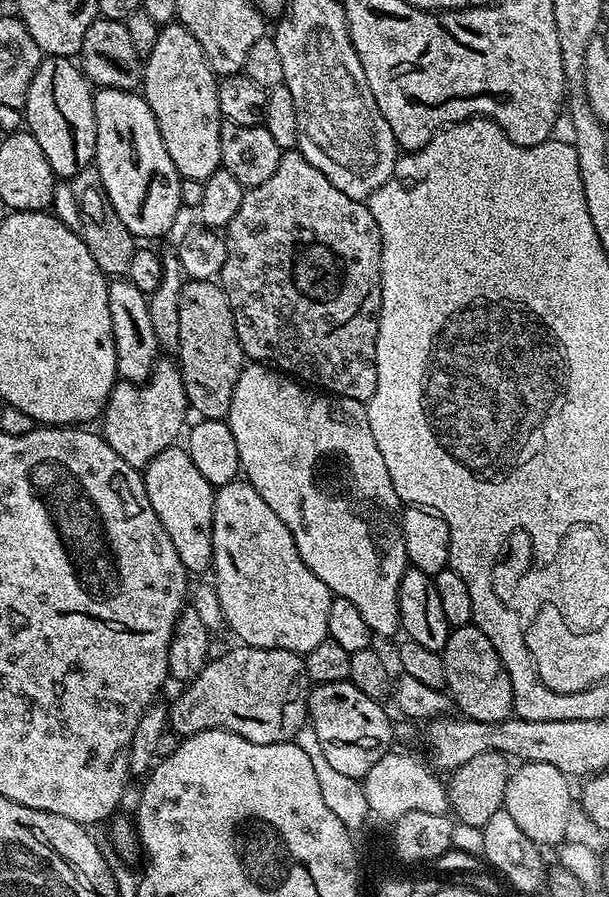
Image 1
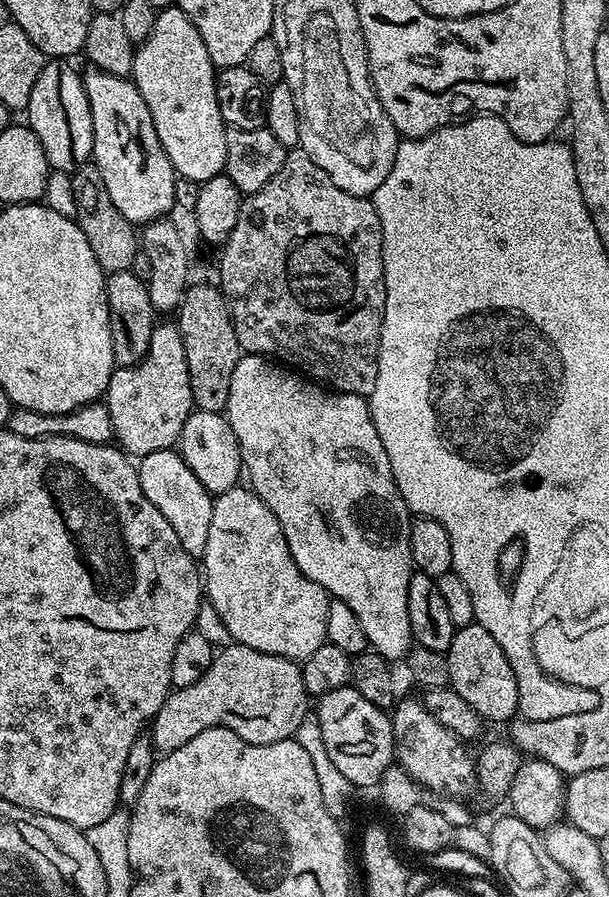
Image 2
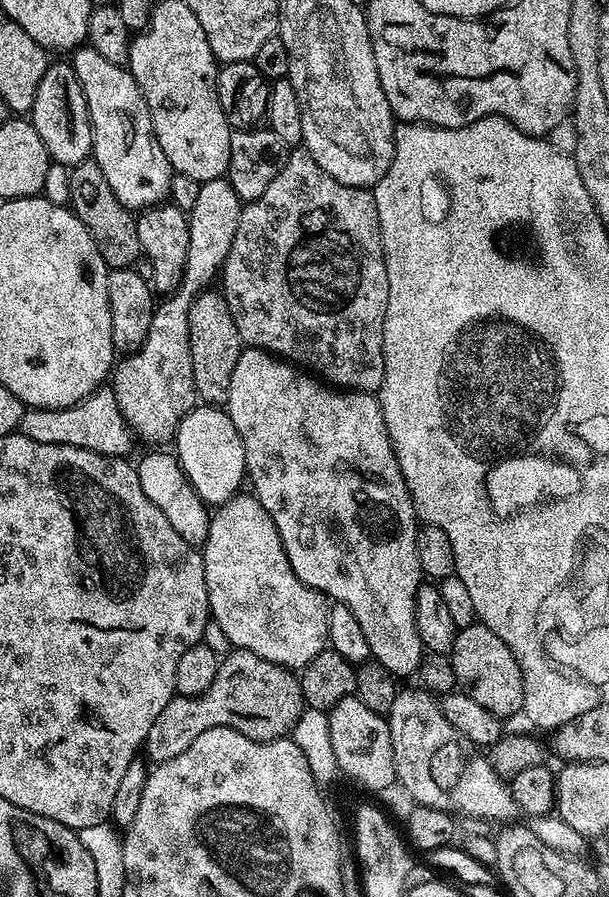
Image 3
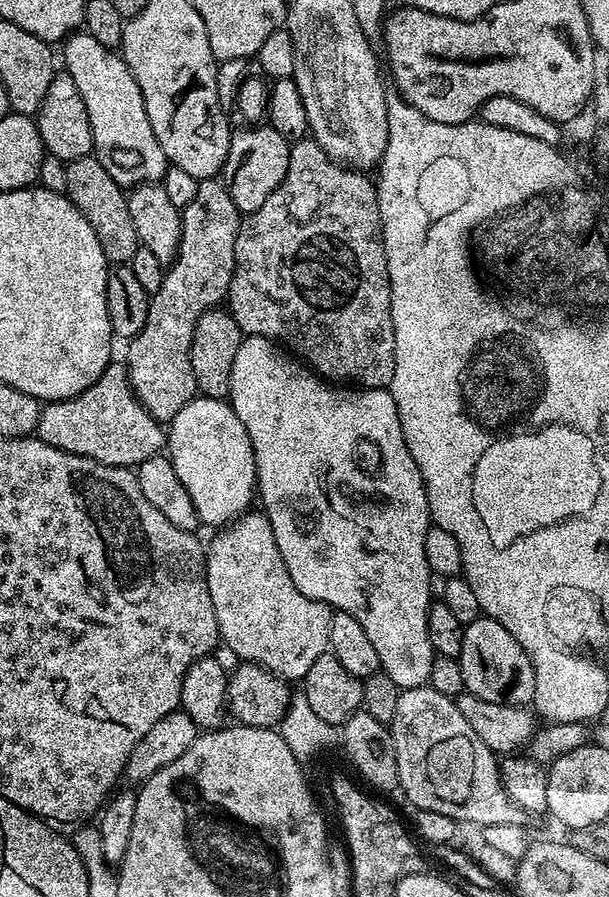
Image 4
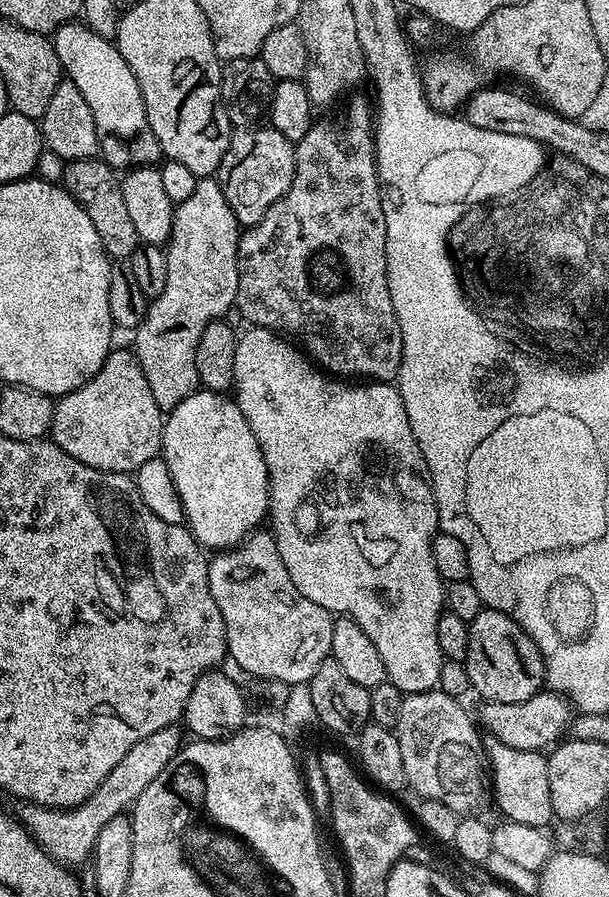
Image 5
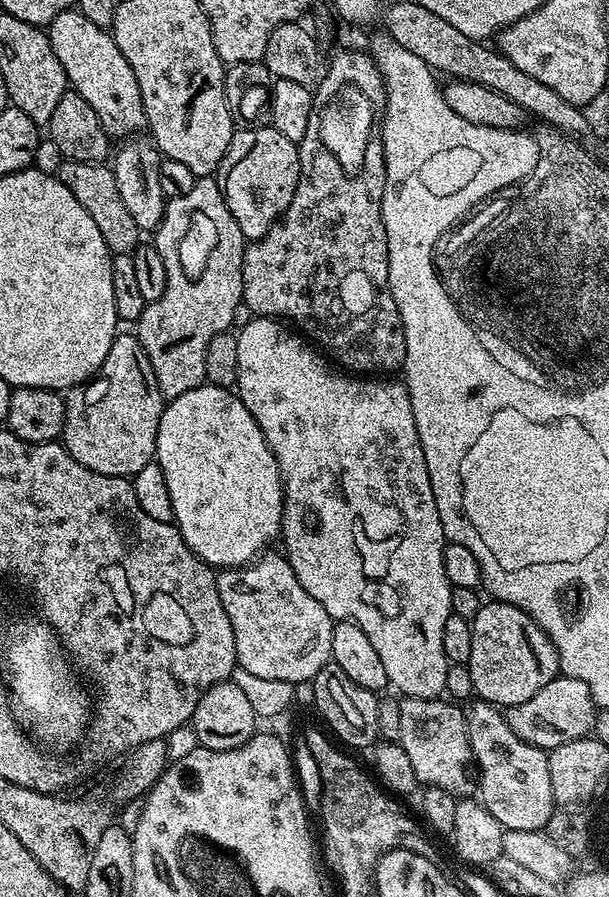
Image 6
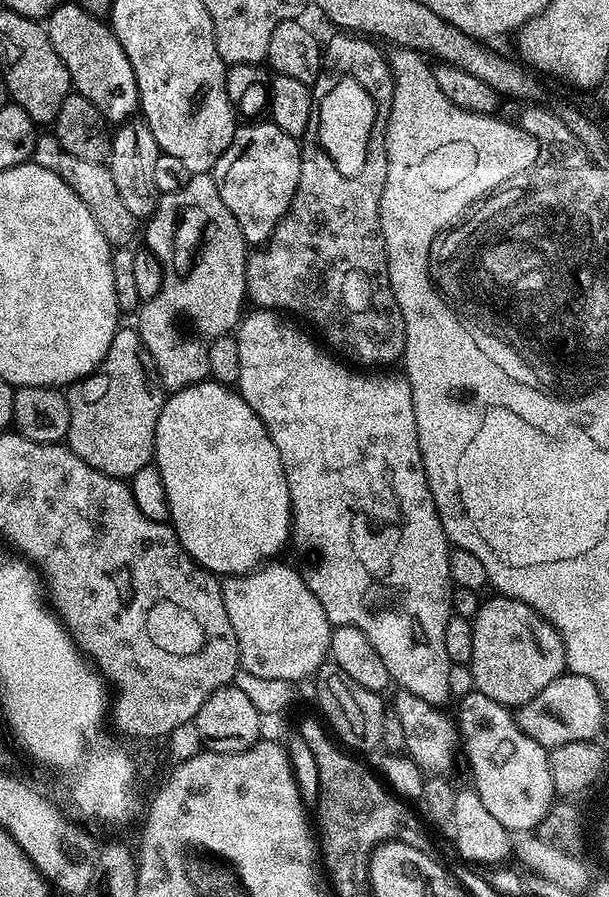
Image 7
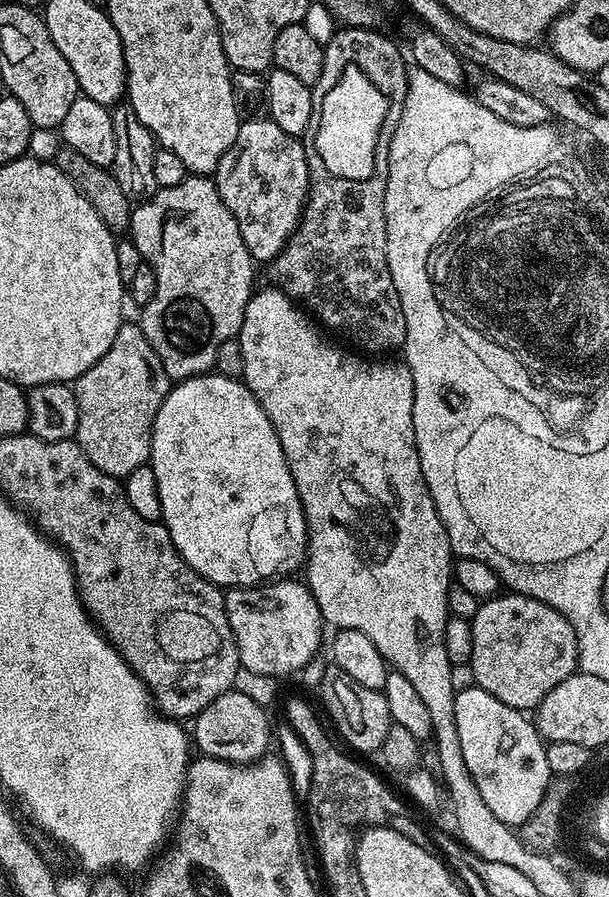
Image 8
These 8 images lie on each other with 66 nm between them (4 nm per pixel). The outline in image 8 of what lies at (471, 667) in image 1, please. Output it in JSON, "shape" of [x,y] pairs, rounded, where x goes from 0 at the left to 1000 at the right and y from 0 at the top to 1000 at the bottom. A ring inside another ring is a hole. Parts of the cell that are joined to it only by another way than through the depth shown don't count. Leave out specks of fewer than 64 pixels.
{"shape":[[[836,659],[816,662],[805,669],[793,670],[772,692],[778,707],[778,729],[773,742],[782,757],[780,766],[798,769],[818,778],[818,783],[831,783],[831,787],[856,792],[877,792],[929,756],[947,748],[949,716],[943,698],[916,680],[897,676],[897,671],[883,671],[869,664],[856,664],[852,660]]]}

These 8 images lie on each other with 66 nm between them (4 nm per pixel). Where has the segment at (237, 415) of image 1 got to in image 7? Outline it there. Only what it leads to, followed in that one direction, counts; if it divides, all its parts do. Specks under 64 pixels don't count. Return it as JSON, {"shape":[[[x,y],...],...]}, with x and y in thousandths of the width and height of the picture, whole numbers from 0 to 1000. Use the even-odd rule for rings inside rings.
{"shape":[[[414,346],[414,349],[411,348],[396,356],[384,370],[391,381],[391,436],[394,443],[411,453],[411,457],[417,457],[417,462],[424,462],[424,466],[437,475],[450,497],[456,497],[456,506],[463,511],[479,561],[476,602],[481,608],[486,605],[486,615],[499,628],[496,641],[502,653],[509,653],[516,667],[529,671],[529,680],[535,680],[535,689],[547,698],[581,698],[594,702],[601,711],[608,711],[616,727],[627,734],[644,763],[652,768],[686,774],[693,783],[729,787],[729,784],[737,784],[744,779],[739,774],[739,747],[744,741],[732,729],[732,693],[745,685],[742,680],[745,652],[739,644],[739,622],[736,621],[739,608],[726,582],[719,577],[713,555],[706,551],[706,542],[693,515],[693,502],[686,497],[686,475],[680,470],[680,444],[673,426],[662,417],[635,419],[631,416],[635,414],[624,412],[619,414],[624,416],[616,419],[611,416],[616,414],[586,412],[573,408],[563,400],[553,399],[544,391],[527,387],[524,382],[519,385],[496,367],[484,366],[478,361],[481,360],[478,356],[465,357],[460,353],[465,351],[458,347]]]}

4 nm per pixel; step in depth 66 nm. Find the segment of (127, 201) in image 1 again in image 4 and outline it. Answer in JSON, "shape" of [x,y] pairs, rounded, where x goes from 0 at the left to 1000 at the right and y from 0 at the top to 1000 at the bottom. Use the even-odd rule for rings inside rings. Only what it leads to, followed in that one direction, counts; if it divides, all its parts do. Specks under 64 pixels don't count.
{"shape":[[[141,33],[120,36],[103,46],[103,54],[103,79],[122,87],[122,96],[128,96],[135,114],[141,114],[158,178],[174,185],[181,198],[187,198],[187,203],[194,203],[205,212],[268,202],[269,191],[279,184],[273,172],[266,172],[266,163],[259,163],[259,154],[253,154],[246,132],[240,132],[233,100],[227,100],[227,91],[220,91],[220,82],[213,82],[202,61],[167,51],[167,47],[161,47],[161,42]]]}

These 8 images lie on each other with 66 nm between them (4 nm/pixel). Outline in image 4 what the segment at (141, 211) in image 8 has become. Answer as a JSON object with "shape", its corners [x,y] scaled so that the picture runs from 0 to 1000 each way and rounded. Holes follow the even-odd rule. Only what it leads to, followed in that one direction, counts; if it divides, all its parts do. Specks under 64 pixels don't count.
{"shape":[[[360,200],[332,201],[312,230],[299,233],[297,270],[289,289],[268,304],[263,322],[245,333],[245,348],[232,370],[209,385],[207,409],[220,439],[256,468],[279,470],[323,440],[315,407],[319,363],[338,346],[373,331],[384,305],[384,270],[397,237],[384,230]]]}

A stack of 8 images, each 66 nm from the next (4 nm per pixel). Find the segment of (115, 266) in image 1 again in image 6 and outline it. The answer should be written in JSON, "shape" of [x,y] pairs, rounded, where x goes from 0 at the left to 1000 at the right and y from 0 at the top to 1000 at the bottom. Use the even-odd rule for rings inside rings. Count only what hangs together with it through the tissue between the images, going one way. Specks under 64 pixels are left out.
{"shape":[[[105,178],[97,190],[99,202],[135,225],[135,234],[154,243],[154,252],[161,252],[167,260],[167,270],[174,270],[177,280],[189,284],[207,284],[222,282],[223,271],[233,264],[227,249],[207,234],[199,217],[194,216],[194,208],[189,202],[186,188],[176,182],[166,181],[128,181],[126,178]]]}

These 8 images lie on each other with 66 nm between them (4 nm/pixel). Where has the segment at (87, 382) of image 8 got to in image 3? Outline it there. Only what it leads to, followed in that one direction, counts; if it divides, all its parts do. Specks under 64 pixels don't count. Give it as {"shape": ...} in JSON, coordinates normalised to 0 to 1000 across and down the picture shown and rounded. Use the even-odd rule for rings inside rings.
{"shape":[[[166,430],[135,448],[107,455],[46,455],[30,478],[31,485],[56,493],[76,493],[95,497],[122,497],[159,504],[169,508],[209,509],[217,499],[220,482],[194,453],[194,444],[182,431]]]}

